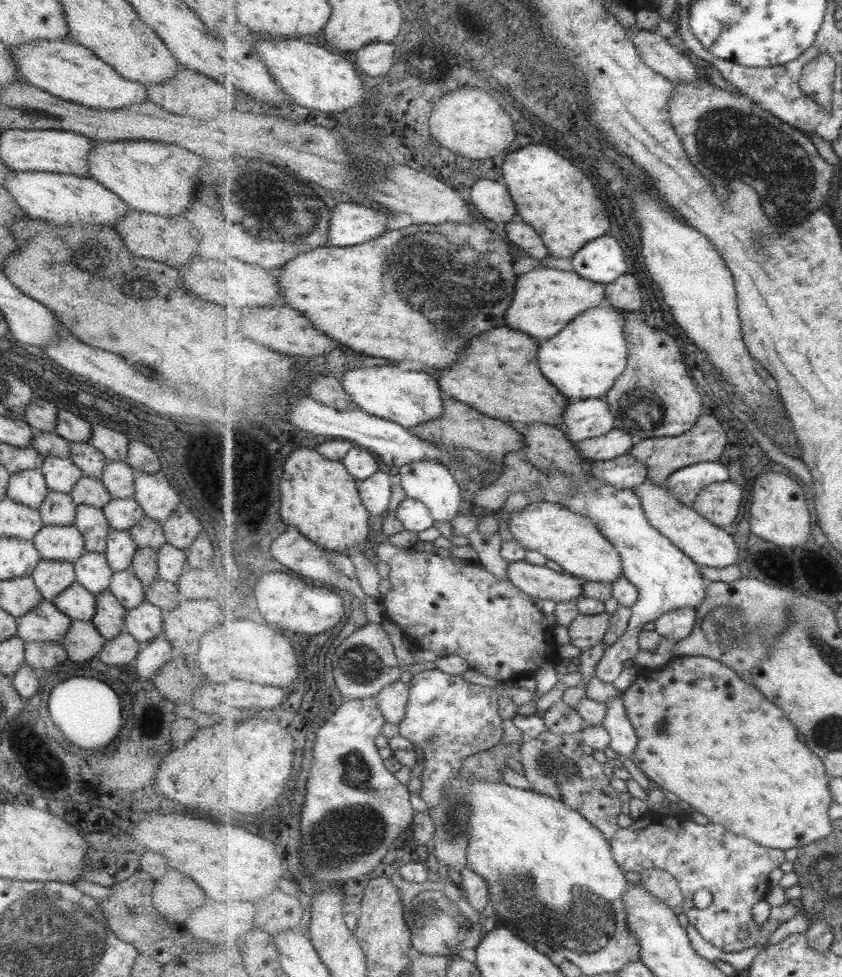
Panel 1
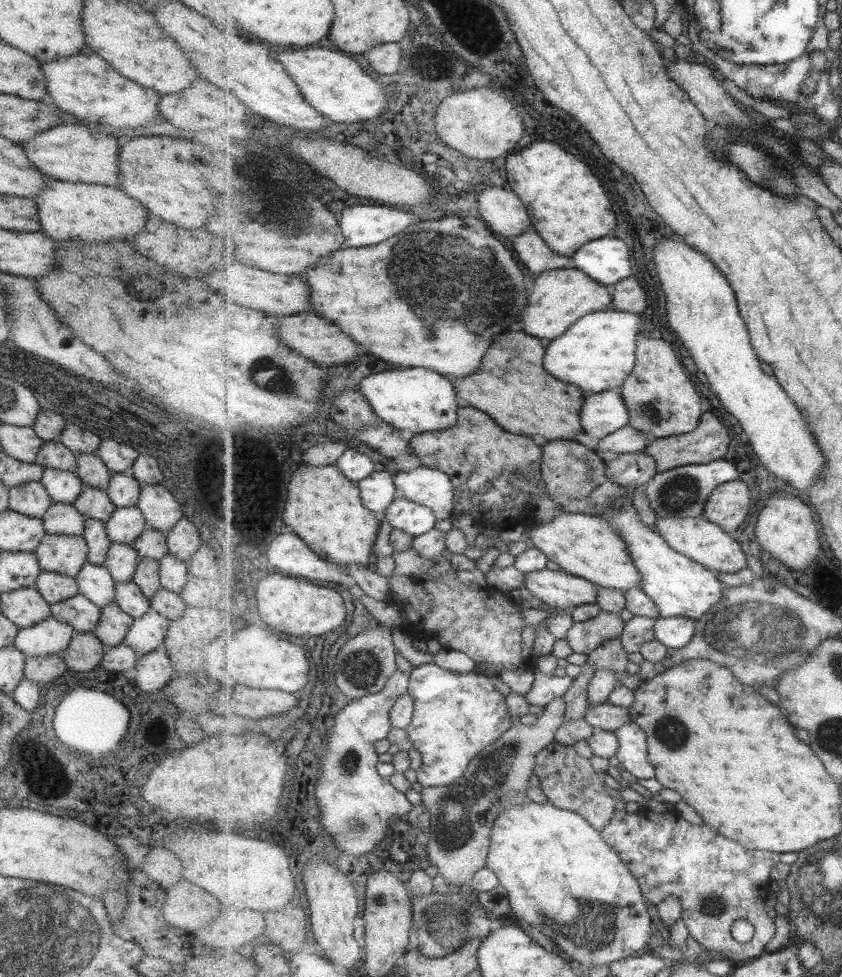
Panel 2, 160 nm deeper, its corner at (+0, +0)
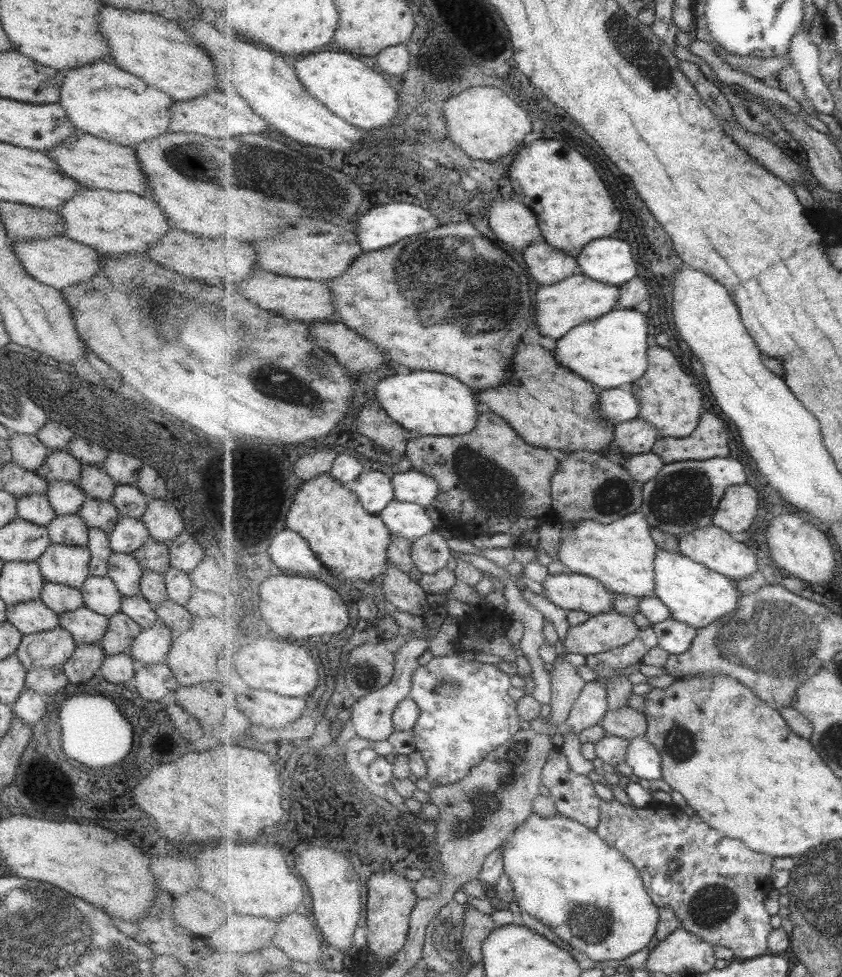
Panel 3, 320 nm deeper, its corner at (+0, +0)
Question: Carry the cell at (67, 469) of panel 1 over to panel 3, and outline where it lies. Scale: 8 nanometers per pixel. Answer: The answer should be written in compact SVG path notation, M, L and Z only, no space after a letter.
M52 480L44 495L57 516L75 514L81 508L85 496L75 483Z

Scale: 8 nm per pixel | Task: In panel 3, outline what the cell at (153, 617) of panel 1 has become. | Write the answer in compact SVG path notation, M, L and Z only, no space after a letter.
M158 619L151 628L140 629L137 637L131 641L127 654L142 666L161 664L169 653L171 640L173 640L173 634L170 628Z

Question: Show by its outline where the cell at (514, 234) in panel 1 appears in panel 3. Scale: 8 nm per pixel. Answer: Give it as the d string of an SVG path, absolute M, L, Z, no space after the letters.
M540 241L523 250L530 274L538 284L557 284L582 272L578 260Z

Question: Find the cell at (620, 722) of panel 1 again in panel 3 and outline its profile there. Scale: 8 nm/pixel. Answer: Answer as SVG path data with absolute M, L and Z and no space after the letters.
M647 736L630 742L627 764L637 777L644 778L653 784L656 780L663 779L661 753Z

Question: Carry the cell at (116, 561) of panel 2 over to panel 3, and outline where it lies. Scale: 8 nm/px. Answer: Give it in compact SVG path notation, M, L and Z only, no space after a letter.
M113 552L107 564L106 576L113 582L119 595L129 597L139 594L142 568L132 553Z

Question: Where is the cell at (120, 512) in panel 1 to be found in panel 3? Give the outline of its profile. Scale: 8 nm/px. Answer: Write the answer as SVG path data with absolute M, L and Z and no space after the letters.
M120 516L113 530L108 534L108 545L112 553L132 553L148 538L148 530L140 520Z

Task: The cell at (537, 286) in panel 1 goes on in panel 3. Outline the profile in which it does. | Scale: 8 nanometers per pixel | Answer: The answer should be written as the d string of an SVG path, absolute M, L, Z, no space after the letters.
M583 272L557 284L541 285L541 290L536 294L537 312L539 312L536 315L537 328L541 330L543 336L551 336L555 340L563 338L580 324L609 314L618 306L622 295L619 287L599 282Z

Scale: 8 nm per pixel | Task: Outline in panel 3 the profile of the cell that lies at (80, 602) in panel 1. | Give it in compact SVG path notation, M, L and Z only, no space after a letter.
M85 606L59 613L57 616L59 627L71 634L76 646L98 643L107 630L108 618L92 612Z

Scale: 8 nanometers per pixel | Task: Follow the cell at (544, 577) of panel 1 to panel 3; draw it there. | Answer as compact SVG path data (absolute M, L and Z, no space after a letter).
M549 574L543 583L545 598L566 612L577 610L591 616L615 611L617 593L613 593L599 580L583 574Z

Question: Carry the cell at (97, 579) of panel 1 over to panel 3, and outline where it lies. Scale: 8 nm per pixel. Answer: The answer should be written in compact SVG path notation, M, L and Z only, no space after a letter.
M88 575L79 591L83 605L96 614L109 618L120 610L121 595L107 576Z

